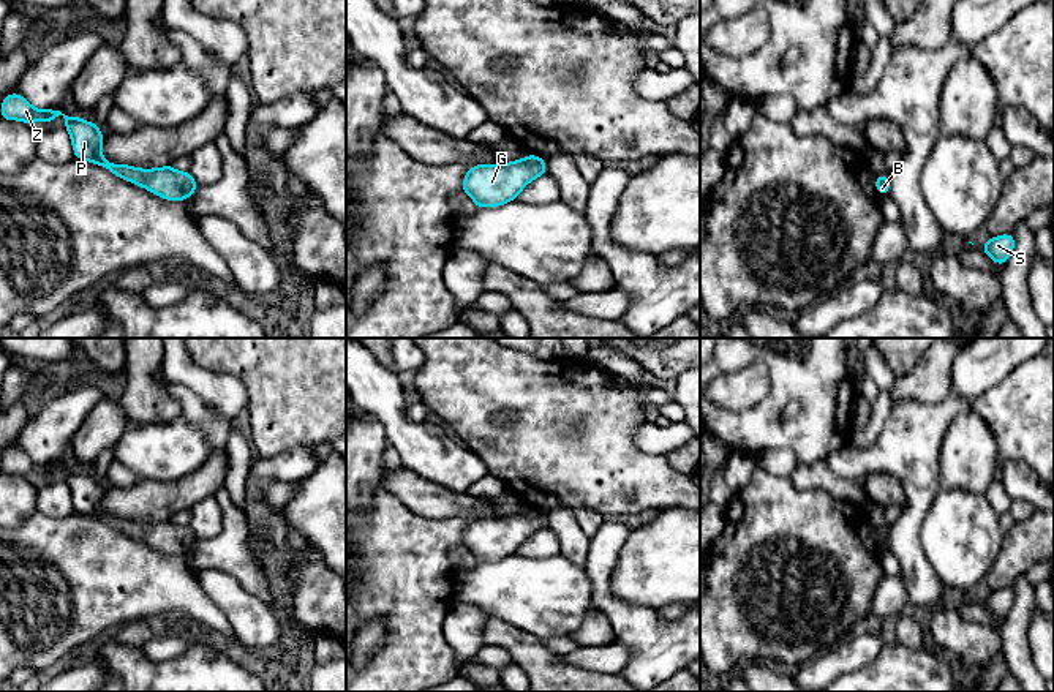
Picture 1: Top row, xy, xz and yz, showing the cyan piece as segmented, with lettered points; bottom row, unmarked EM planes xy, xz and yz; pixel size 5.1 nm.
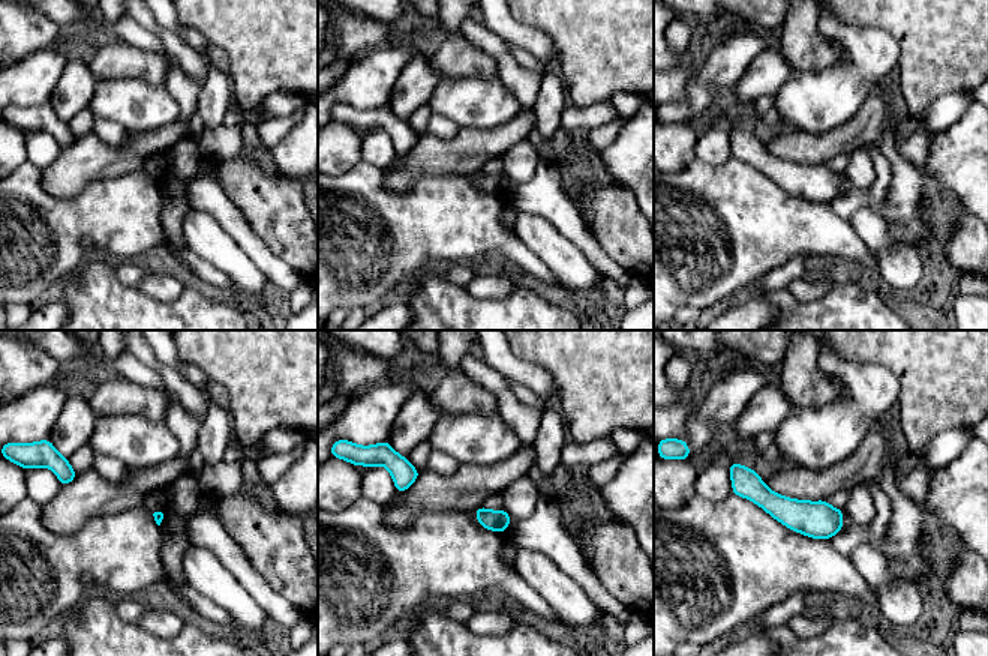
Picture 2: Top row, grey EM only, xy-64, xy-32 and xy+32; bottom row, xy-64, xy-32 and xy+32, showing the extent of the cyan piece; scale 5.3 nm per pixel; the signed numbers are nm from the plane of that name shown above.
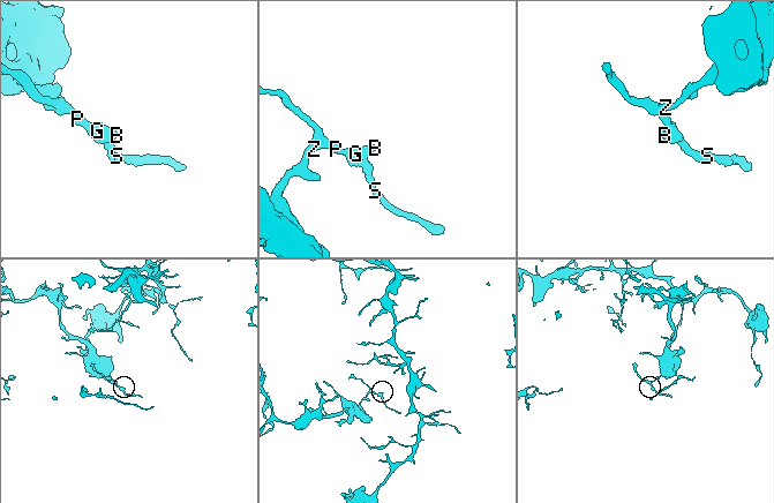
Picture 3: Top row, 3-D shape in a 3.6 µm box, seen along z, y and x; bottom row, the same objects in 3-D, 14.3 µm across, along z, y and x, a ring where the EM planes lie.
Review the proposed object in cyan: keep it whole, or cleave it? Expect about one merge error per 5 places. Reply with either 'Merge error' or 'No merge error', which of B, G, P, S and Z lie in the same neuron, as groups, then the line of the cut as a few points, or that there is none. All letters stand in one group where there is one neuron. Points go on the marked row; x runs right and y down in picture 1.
No merge error. Groups: B G P S Z. No split

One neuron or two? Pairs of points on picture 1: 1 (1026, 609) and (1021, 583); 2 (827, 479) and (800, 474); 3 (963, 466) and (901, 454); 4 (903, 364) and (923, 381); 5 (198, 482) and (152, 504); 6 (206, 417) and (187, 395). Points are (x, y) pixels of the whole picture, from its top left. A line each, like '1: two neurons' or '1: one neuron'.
1: one neuron
2: one neuron
3: two neurons
4: two neurons
5: one neuron
6: one neuron

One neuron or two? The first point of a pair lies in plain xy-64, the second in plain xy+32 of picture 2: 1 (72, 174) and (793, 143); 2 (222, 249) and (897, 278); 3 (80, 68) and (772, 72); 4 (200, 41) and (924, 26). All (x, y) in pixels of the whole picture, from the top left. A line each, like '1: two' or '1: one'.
1: one
2: one
3: one
4: two

